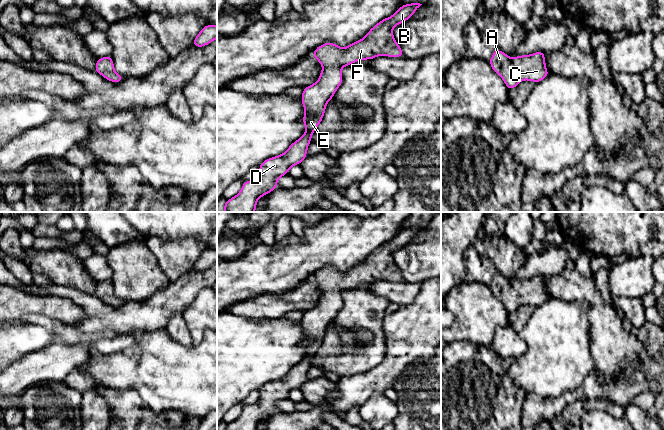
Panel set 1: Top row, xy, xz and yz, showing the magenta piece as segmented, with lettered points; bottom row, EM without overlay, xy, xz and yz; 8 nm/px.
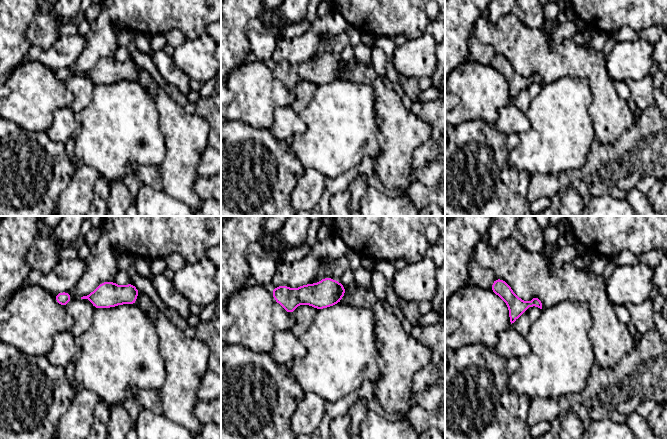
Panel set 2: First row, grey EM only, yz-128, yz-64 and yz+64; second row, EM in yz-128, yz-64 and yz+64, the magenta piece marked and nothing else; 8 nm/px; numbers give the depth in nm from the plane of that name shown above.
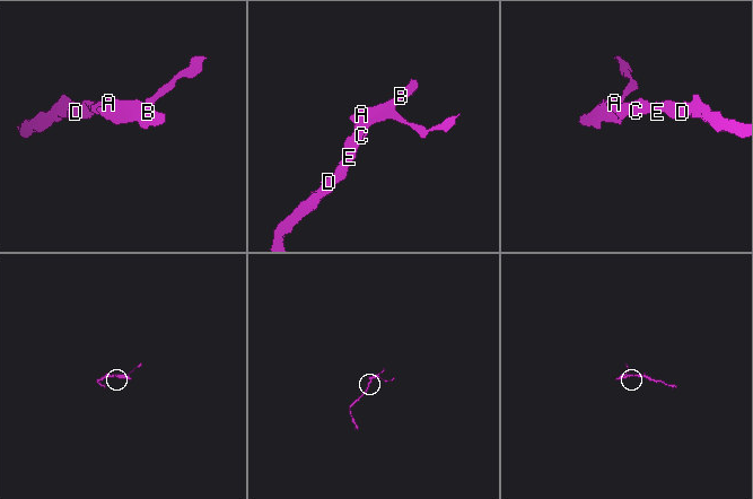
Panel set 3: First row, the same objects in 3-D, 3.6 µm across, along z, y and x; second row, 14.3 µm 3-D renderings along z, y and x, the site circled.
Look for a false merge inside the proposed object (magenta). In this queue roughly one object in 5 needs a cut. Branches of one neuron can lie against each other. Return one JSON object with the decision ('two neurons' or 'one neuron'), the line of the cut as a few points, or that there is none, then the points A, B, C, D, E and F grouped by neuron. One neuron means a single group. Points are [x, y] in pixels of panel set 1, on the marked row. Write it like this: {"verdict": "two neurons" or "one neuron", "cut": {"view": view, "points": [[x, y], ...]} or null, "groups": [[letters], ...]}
{"verdict": "one neuron", "cut": null, "groups": [["A", "B", "C", "D", "E", "F"]]}

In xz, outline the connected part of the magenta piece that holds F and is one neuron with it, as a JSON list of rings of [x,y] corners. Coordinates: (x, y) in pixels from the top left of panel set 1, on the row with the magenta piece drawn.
[[[420,3],[402,5],[392,16],[381,20],[372,27],[364,38],[353,42],[345,48],[339,47],[332,42],[326,42],[313,51],[312,56],[319,61],[323,69],[317,82],[303,88],[301,100],[305,115],[302,118],[302,122],[306,127],[306,132],[301,138],[293,142],[283,154],[268,158],[262,162],[259,165],[259,176],[255,180],[244,181],[240,192],[235,197],[226,200],[223,207],[225,212],[255,212],[258,199],[276,189],[278,187],[278,178],[287,175],[292,166],[299,165],[307,157],[307,148],[311,142],[312,134],[323,119],[327,103],[333,98],[343,82],[341,68],[359,60],[372,60],[380,55],[404,57],[401,47],[394,39],[392,30],[395,26],[407,21],[421,5]]]

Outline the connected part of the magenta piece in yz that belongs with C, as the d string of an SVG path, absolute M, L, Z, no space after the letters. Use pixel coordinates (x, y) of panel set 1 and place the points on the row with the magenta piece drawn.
M497 48L488 62L510 91L522 80L537 83L550 75L546 69L544 54L544 51L539 51L530 55L516 56L512 59Z

